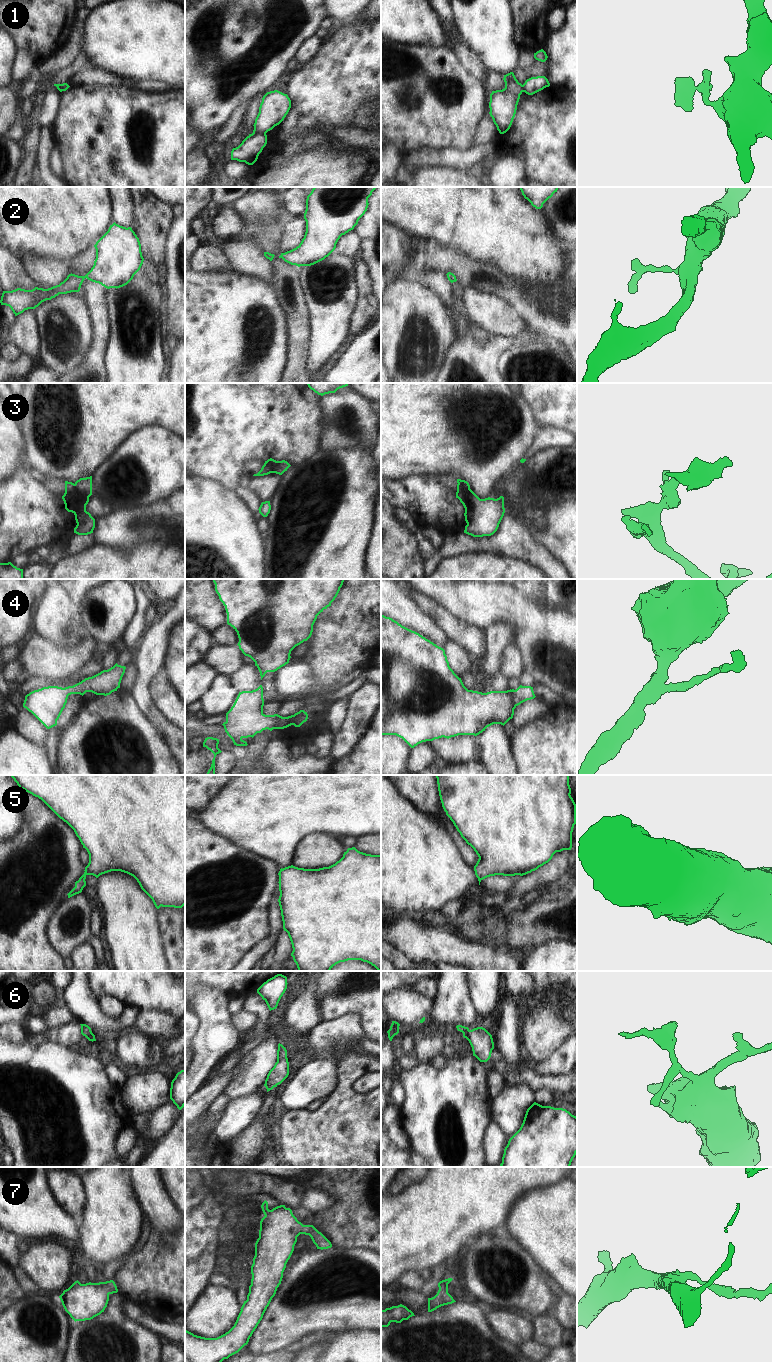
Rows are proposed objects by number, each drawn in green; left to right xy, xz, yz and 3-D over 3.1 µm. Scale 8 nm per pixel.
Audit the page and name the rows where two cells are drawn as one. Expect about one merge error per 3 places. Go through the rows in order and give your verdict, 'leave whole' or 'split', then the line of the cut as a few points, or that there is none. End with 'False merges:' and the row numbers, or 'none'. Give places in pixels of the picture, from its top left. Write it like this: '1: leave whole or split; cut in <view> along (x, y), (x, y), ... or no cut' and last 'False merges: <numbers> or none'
1: split; cut in xz along (253, 131), (265, 134)
2: leave whole; no cut
3: split; cut in xy along (74, 484), (79, 491), (89, 496)
4: leave whole; no cut
5: leave whole; no cut
6: leave whole; no cut
7: leave whole; no cut
False merges: 1, 3

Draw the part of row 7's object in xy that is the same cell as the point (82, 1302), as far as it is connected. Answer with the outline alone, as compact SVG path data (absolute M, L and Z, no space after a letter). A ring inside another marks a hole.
M113 1280L81 1284L75 1281L59 1296L65 1311L76 1321L91 1320L104 1312L109 1295L117 1293Z

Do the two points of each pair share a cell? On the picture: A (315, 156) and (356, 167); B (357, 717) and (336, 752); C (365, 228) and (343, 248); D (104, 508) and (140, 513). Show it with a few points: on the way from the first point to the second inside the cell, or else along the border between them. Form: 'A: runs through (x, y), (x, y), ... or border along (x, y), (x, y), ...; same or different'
A: runs through (325, 166), (346, 167); same
B: runs through (354, 726), (343, 743); same
C: border along (354, 230), (359, 238), (358, 256); different
D: border along (111, 511), (95, 519); different

